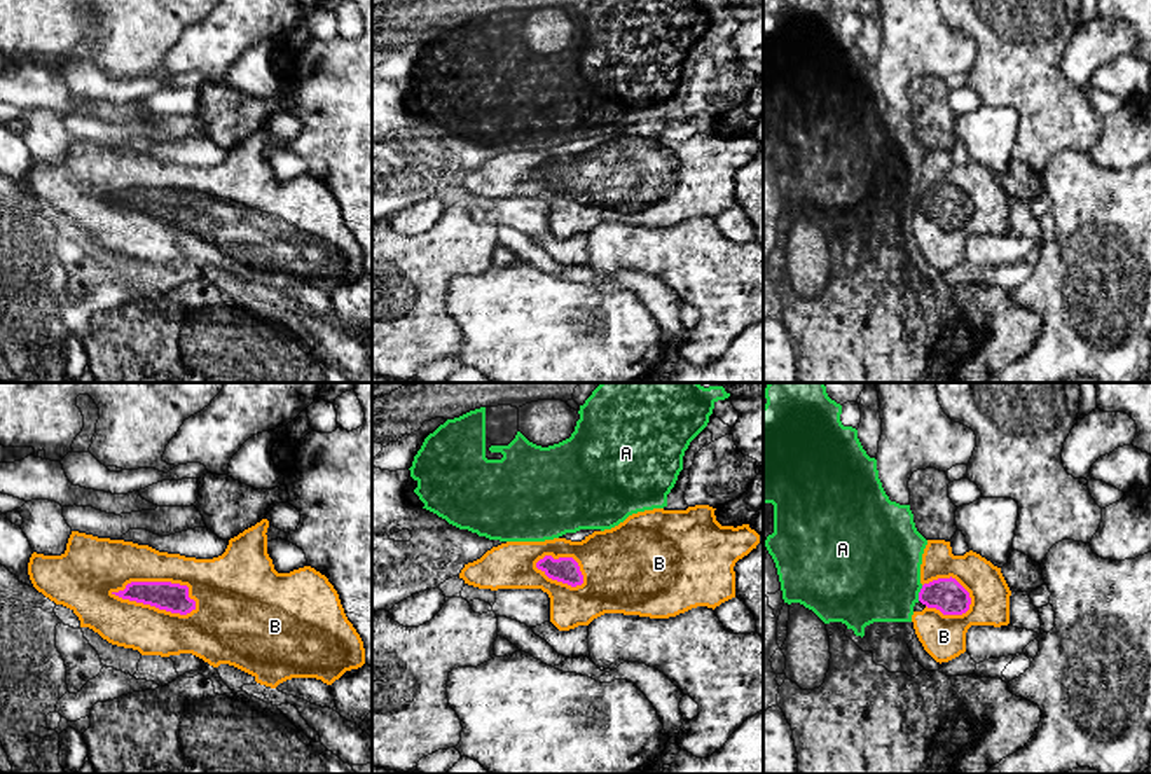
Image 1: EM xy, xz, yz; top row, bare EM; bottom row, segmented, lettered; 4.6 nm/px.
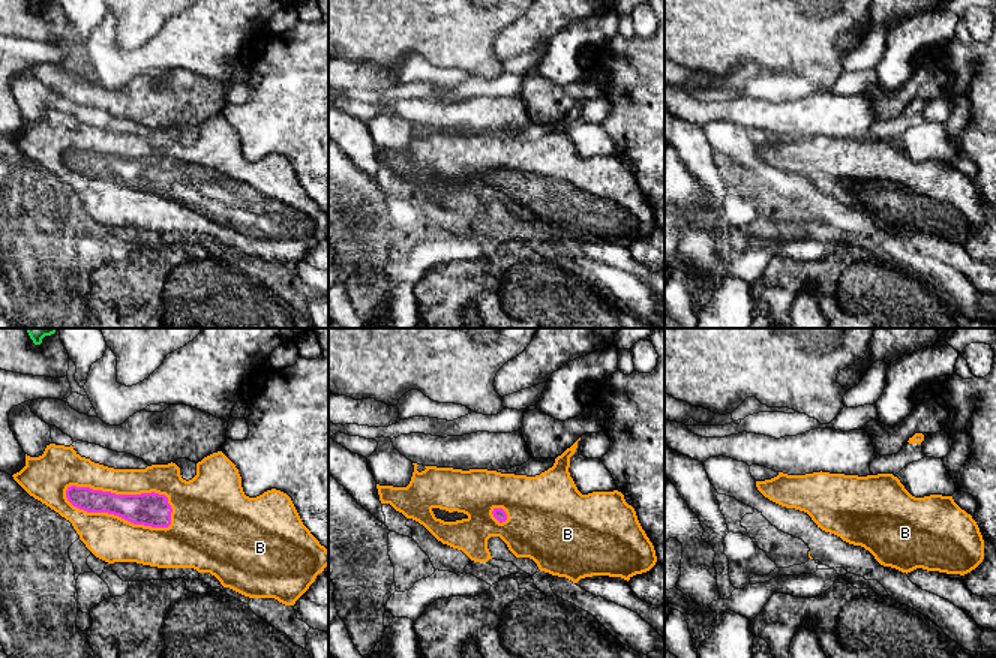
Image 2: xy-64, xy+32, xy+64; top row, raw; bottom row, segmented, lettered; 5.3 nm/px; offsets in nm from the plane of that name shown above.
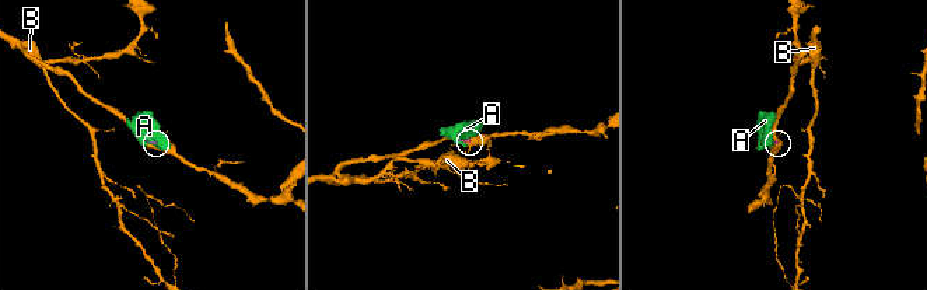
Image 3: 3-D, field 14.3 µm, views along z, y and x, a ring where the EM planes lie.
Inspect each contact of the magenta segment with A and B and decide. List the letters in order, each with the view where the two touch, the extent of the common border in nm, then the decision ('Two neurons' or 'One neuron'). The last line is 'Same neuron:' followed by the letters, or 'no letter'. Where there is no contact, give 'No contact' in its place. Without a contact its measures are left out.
A: Touches magenta in yz. Shared border 80 nm. Two neurons
B: Touches magenta in xy. Shared border 400 nm. One neuron
Same neuron: B

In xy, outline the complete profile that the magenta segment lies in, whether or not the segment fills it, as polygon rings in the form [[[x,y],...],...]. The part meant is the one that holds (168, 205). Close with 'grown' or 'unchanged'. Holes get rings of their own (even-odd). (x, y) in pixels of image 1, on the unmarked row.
[[[262,128],[231,147],[225,161],[213,168],[185,166],[148,154],[72,140],[61,164],[33,161],[28,183],[38,201],[70,217],[79,225],[80,236],[93,238],[112,253],[138,259],[141,264],[192,262],[213,276],[234,274],[271,297],[292,287],[316,287],[332,294],[346,280],[365,273],[363,250],[325,183],[311,175],[290,182],[274,178],[267,162],[267,136],[269,129]]] | grown

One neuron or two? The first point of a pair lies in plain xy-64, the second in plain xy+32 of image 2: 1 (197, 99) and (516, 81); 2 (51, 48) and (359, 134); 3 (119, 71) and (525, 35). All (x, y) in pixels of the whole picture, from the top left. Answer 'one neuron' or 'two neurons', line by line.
1: two neurons
2: one neuron
3: one neuron

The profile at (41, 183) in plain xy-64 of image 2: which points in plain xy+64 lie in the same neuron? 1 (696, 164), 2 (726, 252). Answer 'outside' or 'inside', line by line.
1: outside
2: outside

